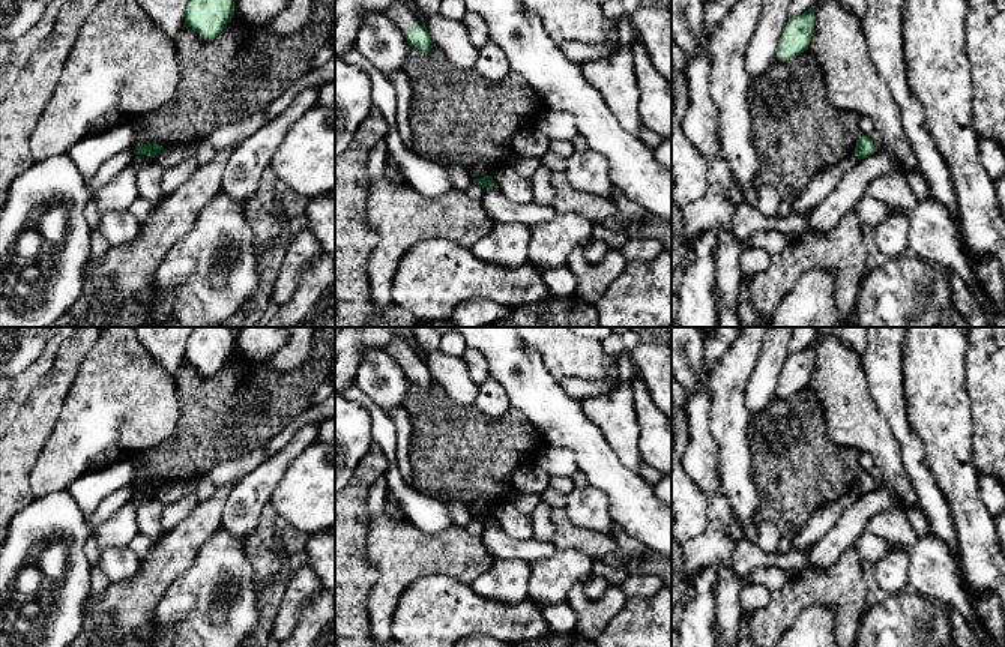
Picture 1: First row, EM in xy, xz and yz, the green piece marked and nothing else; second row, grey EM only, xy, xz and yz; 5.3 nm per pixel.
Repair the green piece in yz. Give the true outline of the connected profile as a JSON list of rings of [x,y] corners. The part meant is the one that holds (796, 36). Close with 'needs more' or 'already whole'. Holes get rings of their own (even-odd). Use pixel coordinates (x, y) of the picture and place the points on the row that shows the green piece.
[[[810,8],[798,17],[792,17],[781,36],[777,60],[790,60],[808,50],[814,33],[814,11]]] | already whole

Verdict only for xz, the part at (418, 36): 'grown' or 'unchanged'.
grown

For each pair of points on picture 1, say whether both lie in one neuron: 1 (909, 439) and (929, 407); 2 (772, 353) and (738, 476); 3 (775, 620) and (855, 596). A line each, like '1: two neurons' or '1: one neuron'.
1: two neurons
2: two neurons
3: one neuron

